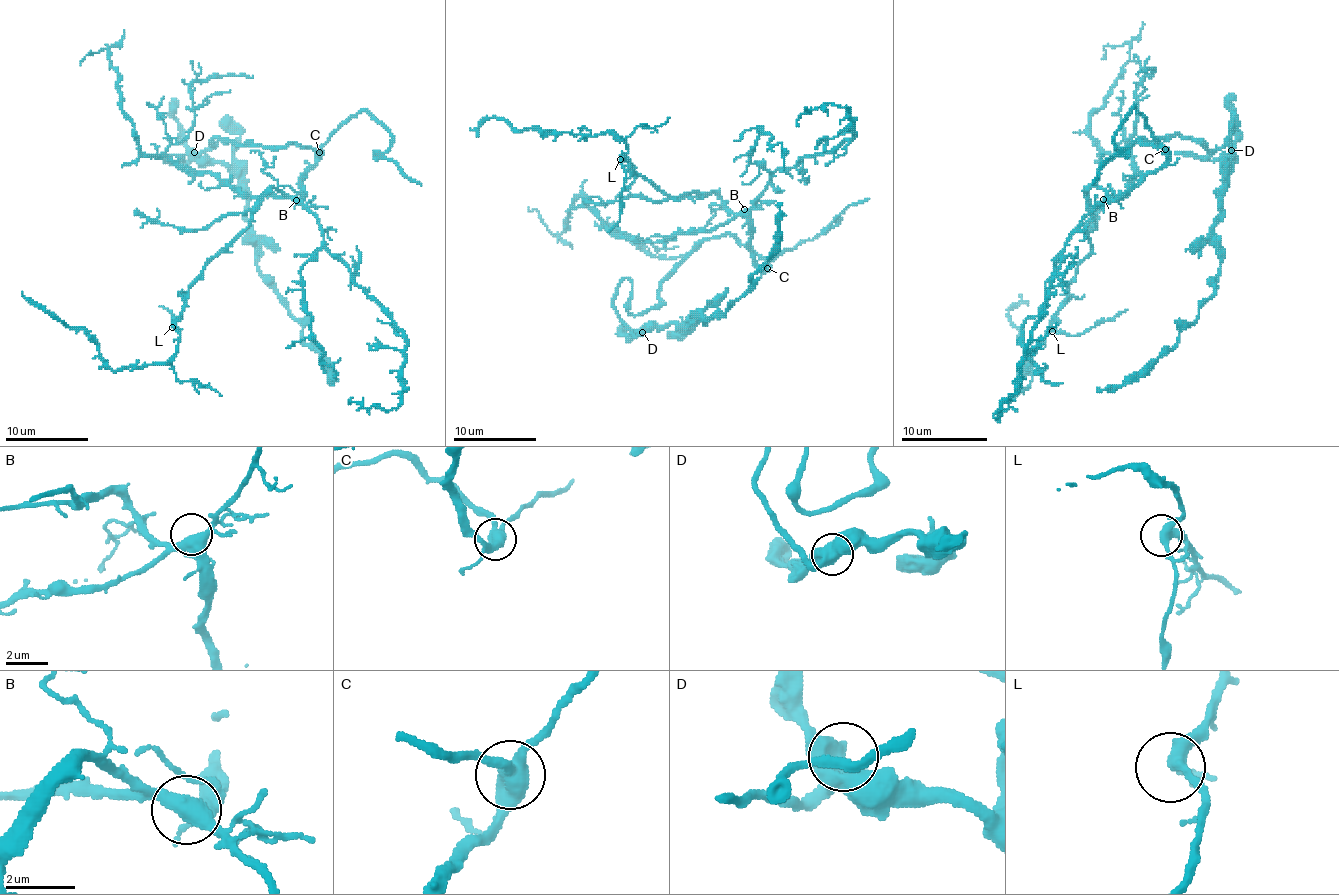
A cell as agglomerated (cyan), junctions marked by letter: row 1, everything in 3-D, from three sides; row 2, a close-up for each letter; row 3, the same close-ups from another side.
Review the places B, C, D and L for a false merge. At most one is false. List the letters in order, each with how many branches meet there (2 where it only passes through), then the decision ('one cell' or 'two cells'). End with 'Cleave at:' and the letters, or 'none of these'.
B: branches 3; one cell
C: branches 3; one cell
D: branches 3; one cell
L: branches 3; one cell
Cleave at: none of these

